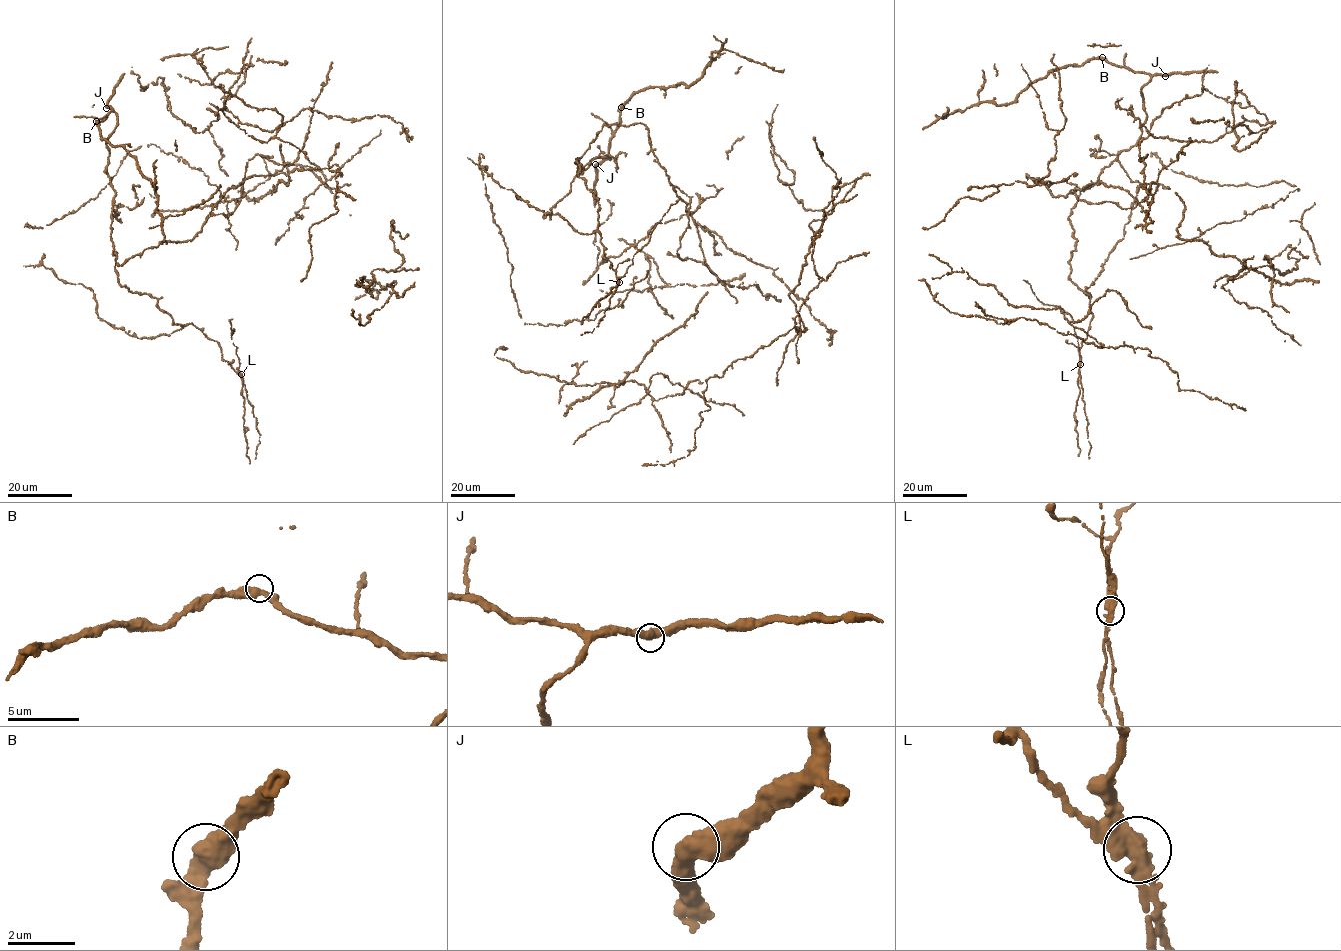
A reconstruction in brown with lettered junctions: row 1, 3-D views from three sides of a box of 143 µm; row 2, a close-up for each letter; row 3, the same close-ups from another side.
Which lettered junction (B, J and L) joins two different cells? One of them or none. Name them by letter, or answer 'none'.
L

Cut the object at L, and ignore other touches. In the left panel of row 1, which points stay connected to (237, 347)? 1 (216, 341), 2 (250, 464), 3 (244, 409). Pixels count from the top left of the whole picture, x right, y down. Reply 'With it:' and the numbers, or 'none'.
With it: none

